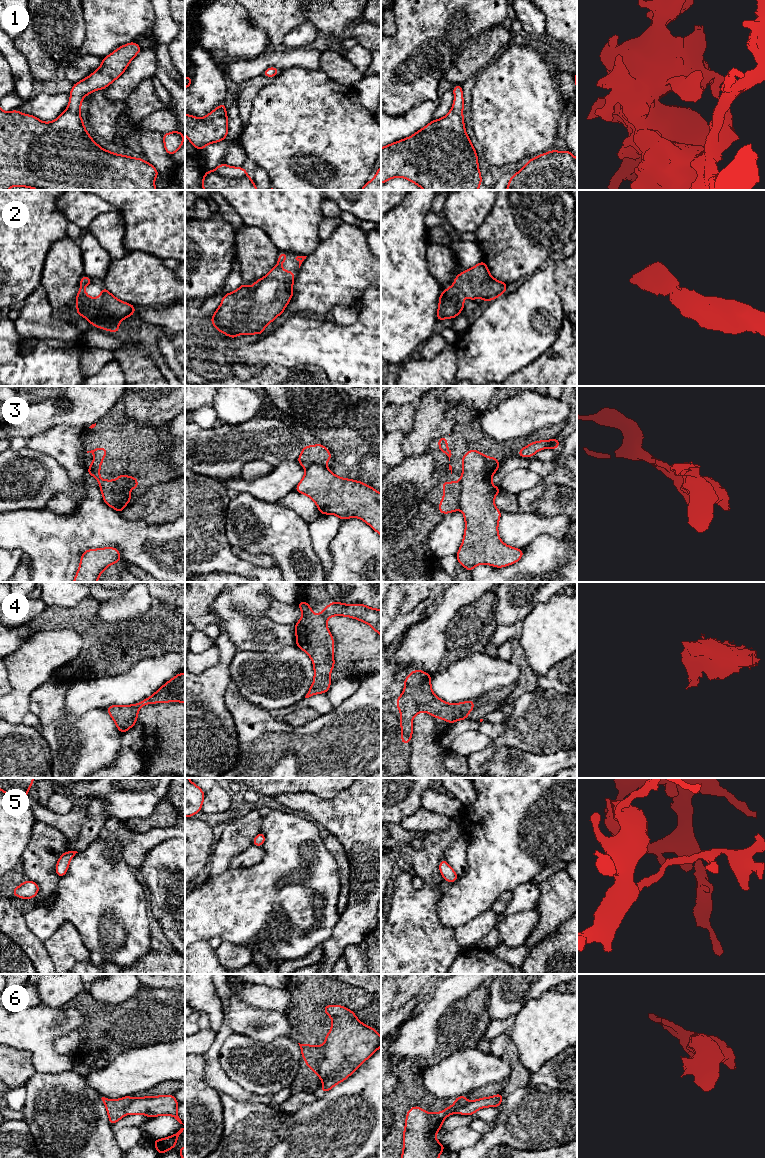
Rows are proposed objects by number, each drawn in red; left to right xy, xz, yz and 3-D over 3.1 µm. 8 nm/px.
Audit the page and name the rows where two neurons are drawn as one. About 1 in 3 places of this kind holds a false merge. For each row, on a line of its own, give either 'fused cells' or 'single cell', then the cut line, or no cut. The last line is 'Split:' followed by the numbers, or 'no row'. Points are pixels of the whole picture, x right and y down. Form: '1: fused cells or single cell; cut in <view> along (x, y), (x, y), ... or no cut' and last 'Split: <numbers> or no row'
1: single cell; no cut
2: single cell; no cut
3: fused cells; cut in xy along (124, 476), (122, 491), (115, 498), (114, 508)
4: single cell; no cut
5: single cell; no cut
6: fused cells; cut in xz along (324, 1045), (325, 1052), (318, 1063), (317, 1075)
Split: 3, 6

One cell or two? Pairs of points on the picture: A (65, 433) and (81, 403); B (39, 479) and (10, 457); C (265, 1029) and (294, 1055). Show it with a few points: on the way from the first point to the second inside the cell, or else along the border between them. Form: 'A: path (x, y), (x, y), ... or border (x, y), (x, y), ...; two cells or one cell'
A: border (82, 429), (53, 426), (45, 431); two cells
B: path (32, 478), (17, 464); one cell
C: border (290, 1036), (279, 1036), (270, 1041), (251, 1038); two cells

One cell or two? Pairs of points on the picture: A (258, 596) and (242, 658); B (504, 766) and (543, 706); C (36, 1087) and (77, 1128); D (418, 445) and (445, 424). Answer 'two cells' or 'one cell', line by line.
A: two cells
B: two cells
C: one cell
D: one cell

